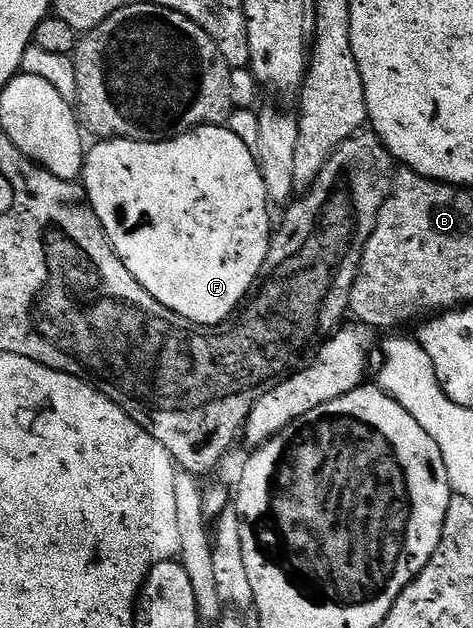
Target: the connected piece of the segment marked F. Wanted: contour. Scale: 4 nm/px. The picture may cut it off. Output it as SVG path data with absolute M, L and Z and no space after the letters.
M199 125L197 129L188 131L184 135L174 137L170 141L129 141L128 139L102 139L98 145L89 146L82 163L81 184L86 190L86 197L90 206L96 211L96 219L104 227L116 255L136 275L136 283L156 299L156 303L164 303L168 311L180 315L197 325L221 325L231 320L236 310L246 300L248 294L255 288L256 282L262 276L264 259L268 255L272 224L270 225L270 209L272 202L266 194L266 184L262 178L262 169L258 166L255 150L244 147L241 139L236 139L226 125Z

